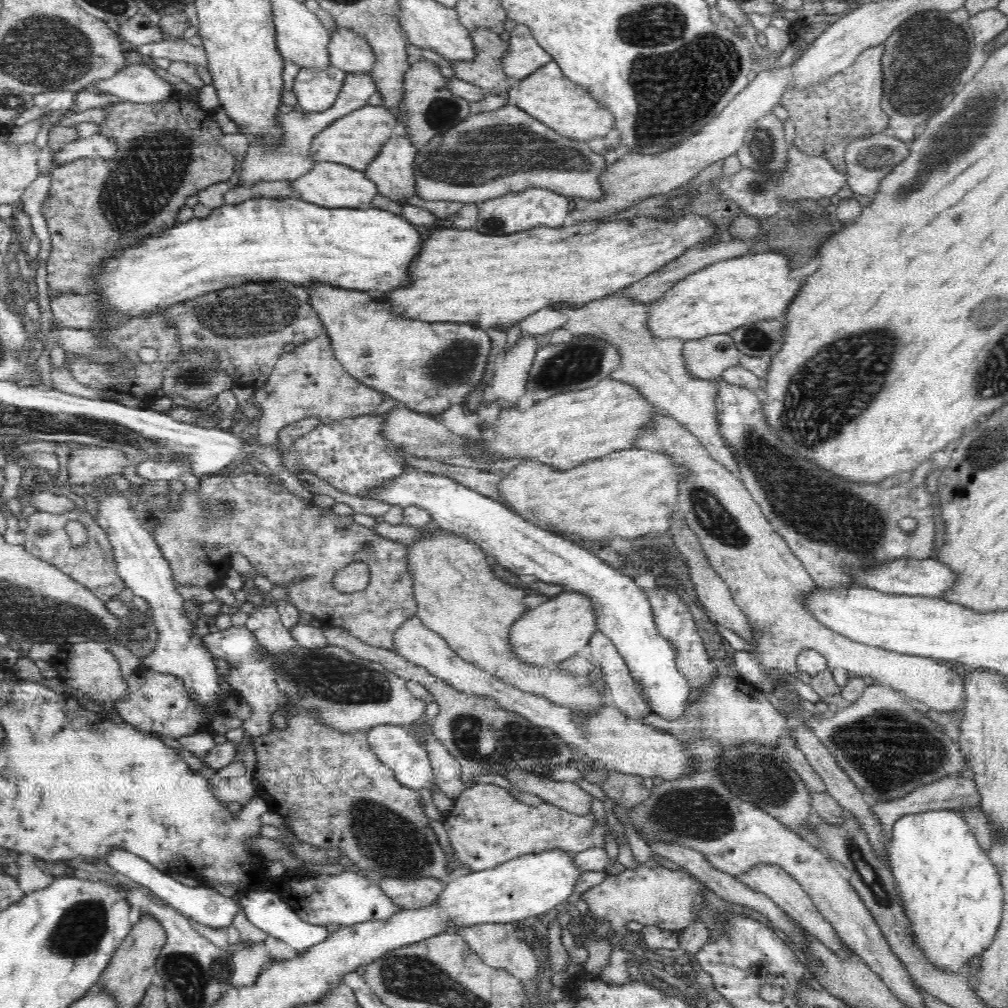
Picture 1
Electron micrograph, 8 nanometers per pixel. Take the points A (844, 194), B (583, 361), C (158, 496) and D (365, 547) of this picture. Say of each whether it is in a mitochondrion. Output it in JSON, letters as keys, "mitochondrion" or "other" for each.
{"A":"other","B":"mitochondrion","C":"mitochondrion","D":"mitochondrion"}

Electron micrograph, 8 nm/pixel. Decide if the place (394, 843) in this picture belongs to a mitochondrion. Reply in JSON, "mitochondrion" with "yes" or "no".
{"mitochondrion":"yes"}

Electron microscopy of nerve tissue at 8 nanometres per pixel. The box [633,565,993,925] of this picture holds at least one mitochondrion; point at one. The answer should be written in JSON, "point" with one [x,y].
{"point":[890,750]}

